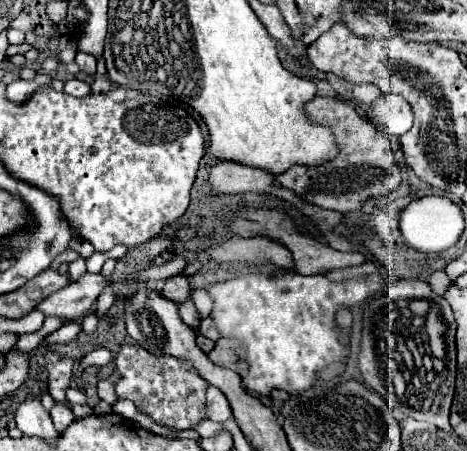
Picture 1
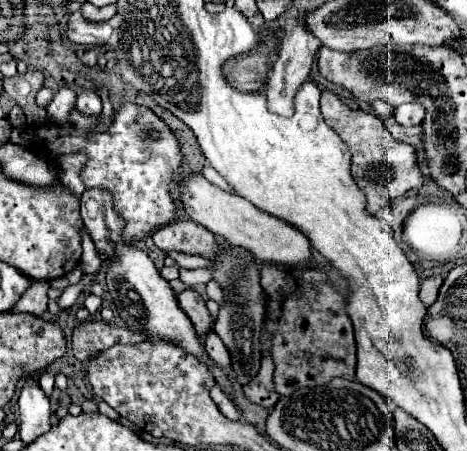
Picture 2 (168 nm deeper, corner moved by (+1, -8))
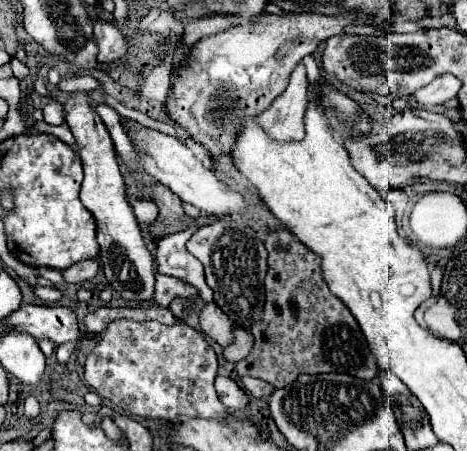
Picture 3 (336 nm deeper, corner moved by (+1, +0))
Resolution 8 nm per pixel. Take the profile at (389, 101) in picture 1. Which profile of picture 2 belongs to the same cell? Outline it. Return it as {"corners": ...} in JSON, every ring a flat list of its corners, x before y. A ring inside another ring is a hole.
{"corners":[[411,102,411,104,401,104,395,108,395,118,401,126,405,128,411,128,411,126,417,126,423,122,425,118,425,106,419,104,419,102]]}

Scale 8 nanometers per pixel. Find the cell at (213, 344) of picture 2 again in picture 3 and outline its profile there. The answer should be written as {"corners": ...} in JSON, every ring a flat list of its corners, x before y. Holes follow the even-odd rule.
{"corners":[[235,328,235,330,233,330,233,342,231,342,227,348,223,348,223,356,225,356,225,360,229,360,229,362,239,362,239,360,243,360,243,358,249,354,251,346,253,346,251,334,245,332,245,330]]}

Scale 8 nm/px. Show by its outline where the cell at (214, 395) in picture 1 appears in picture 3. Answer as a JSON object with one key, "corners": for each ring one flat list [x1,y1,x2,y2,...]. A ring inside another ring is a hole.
{"corners":[[219,374,215,378,215,390,219,394,219,400,231,410,231,412,239,412,247,406,247,396,245,392,229,378,229,376,223,376]]}

